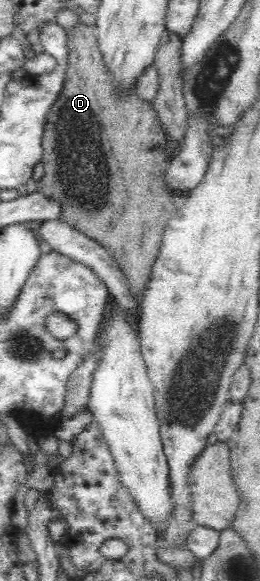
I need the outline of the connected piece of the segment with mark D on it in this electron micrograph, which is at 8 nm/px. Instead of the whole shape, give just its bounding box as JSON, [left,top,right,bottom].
[35,19,179,335]

